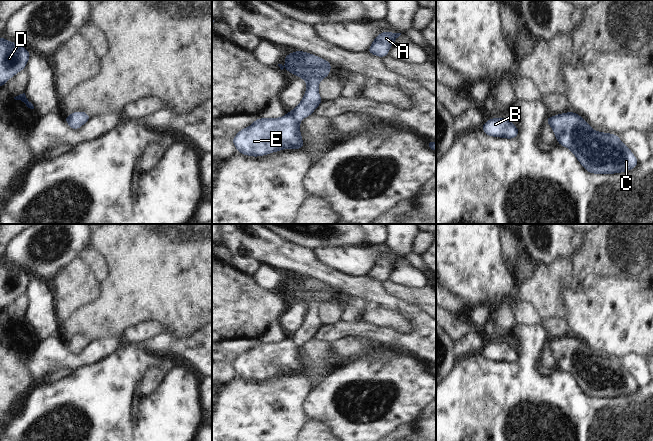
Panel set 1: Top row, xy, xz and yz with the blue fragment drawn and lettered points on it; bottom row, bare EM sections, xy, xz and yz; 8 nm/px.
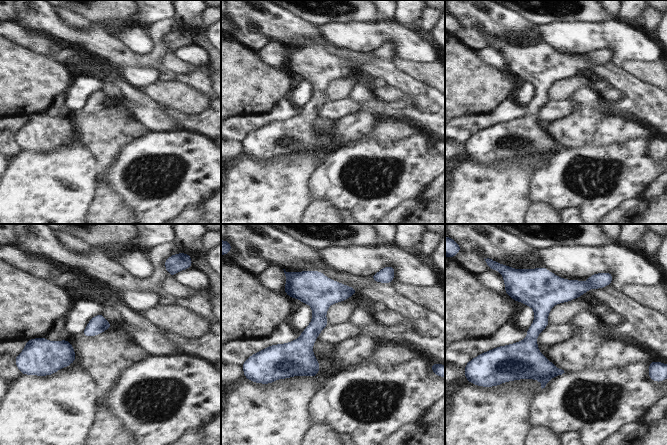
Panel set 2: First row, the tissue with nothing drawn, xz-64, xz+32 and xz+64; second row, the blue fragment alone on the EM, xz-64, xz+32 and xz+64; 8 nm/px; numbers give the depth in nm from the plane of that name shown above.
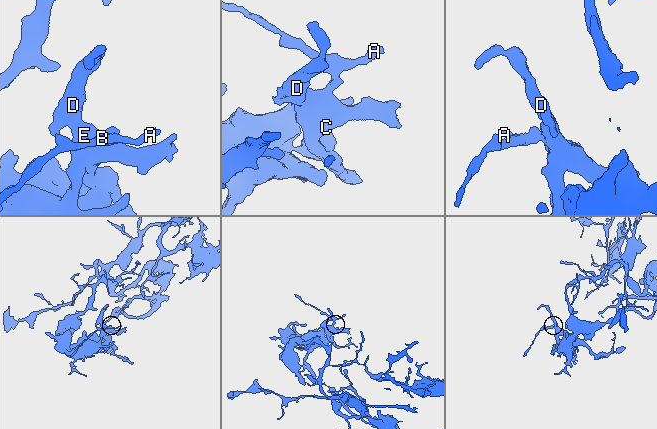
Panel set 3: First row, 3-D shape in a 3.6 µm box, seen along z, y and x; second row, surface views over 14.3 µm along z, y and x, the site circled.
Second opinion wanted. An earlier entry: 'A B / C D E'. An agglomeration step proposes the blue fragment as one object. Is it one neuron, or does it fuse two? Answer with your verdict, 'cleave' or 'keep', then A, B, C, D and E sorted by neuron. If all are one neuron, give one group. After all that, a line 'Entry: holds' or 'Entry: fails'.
keep; A B C D E
Entry: fails

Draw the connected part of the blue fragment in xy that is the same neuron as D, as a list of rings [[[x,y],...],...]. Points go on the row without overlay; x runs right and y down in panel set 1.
[[[0,259],[0,310],[26,292],[31,277],[22,269]]]

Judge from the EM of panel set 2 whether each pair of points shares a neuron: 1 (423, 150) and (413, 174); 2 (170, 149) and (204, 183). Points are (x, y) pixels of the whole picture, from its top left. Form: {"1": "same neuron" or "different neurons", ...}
{"1": "same neuron", "2": "same neuron"}

